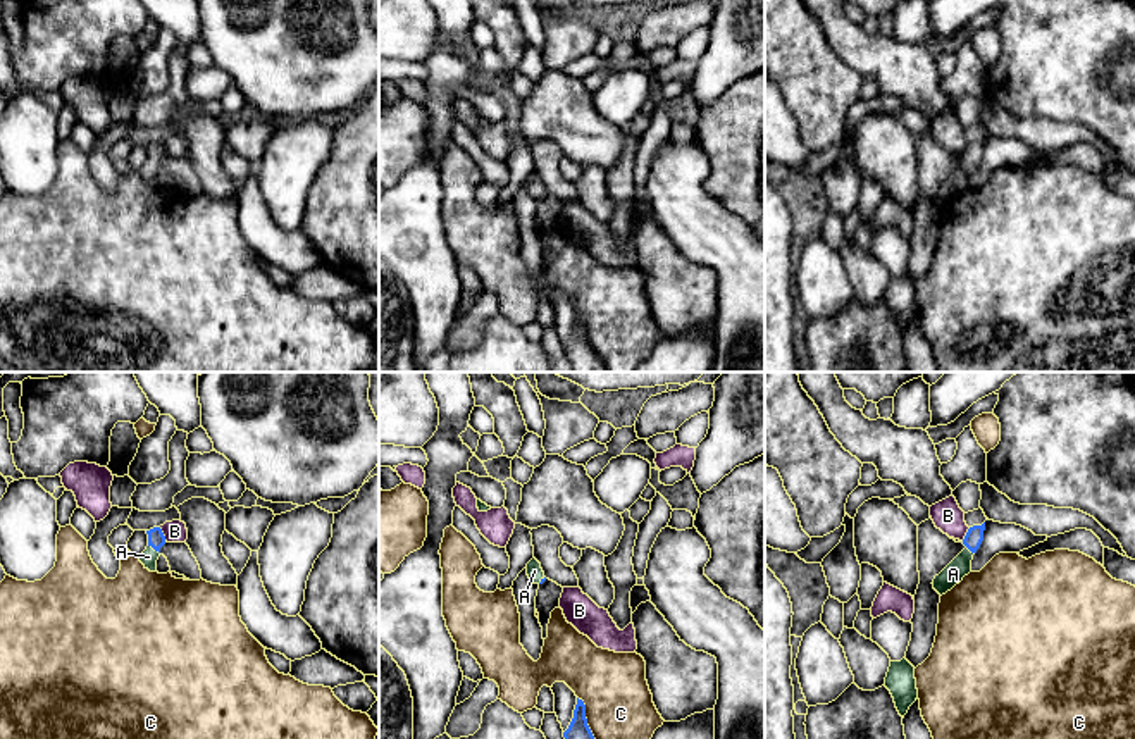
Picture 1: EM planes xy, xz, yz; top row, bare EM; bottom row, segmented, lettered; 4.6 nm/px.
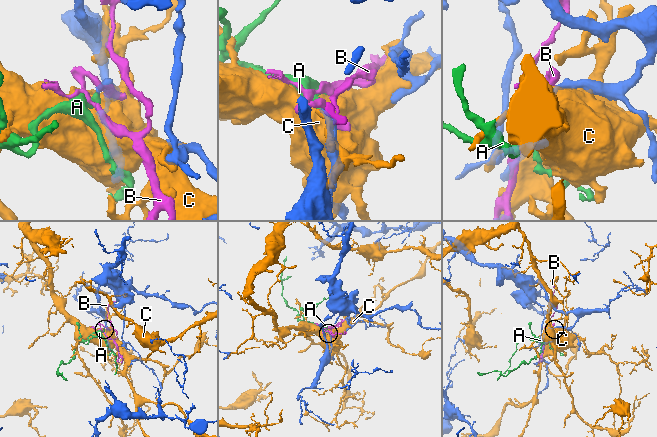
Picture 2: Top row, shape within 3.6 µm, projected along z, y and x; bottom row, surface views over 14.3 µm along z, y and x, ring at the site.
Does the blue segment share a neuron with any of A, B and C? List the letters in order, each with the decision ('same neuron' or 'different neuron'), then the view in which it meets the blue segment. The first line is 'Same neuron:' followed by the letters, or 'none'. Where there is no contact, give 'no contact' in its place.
Same neuron: A
A: same neuron; contact in xy
B: different neuron; contact in xy
C: different neuron; contact in xz

